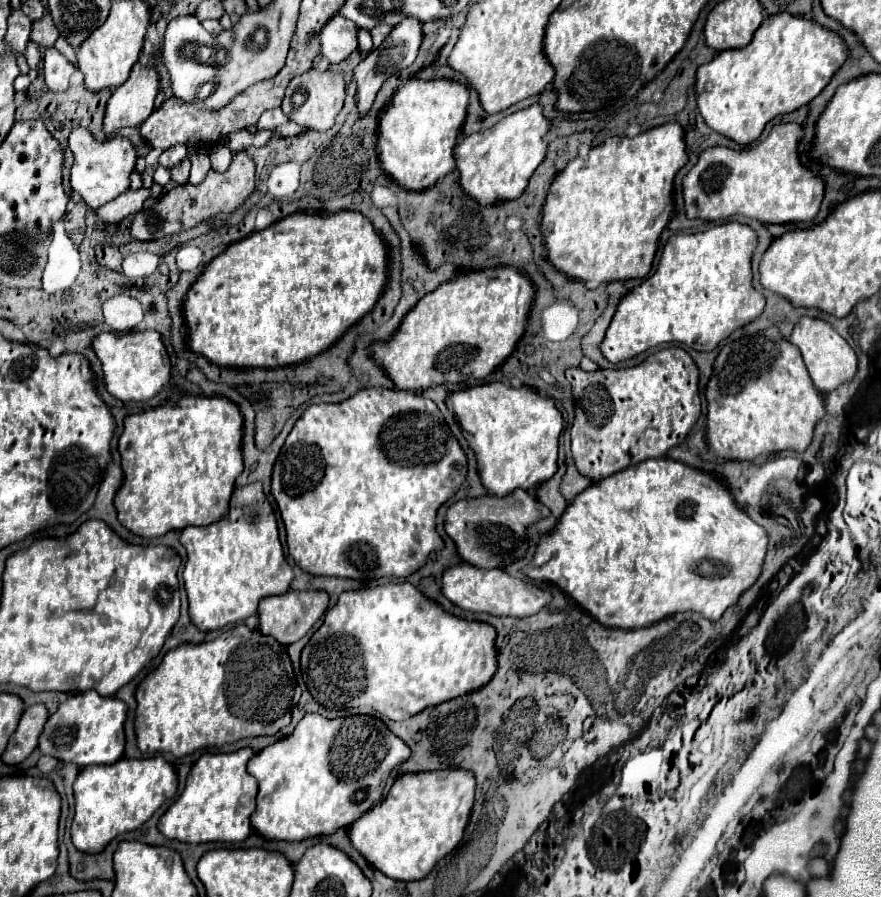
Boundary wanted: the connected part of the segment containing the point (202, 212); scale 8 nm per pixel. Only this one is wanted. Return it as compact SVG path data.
M234 154L230 166L226 172L214 172L210 170L204 178L202 184L192 186L192 184L184 184L184 186L176 186L170 188L168 192L164 192L156 206L150 210L142 210L134 216L130 232L134 240L162 240L162 238L170 238L178 232L190 230L196 224L214 218L216 214L230 214L234 212L252 192L256 186L256 170L254 170L254 160L246 154Z

